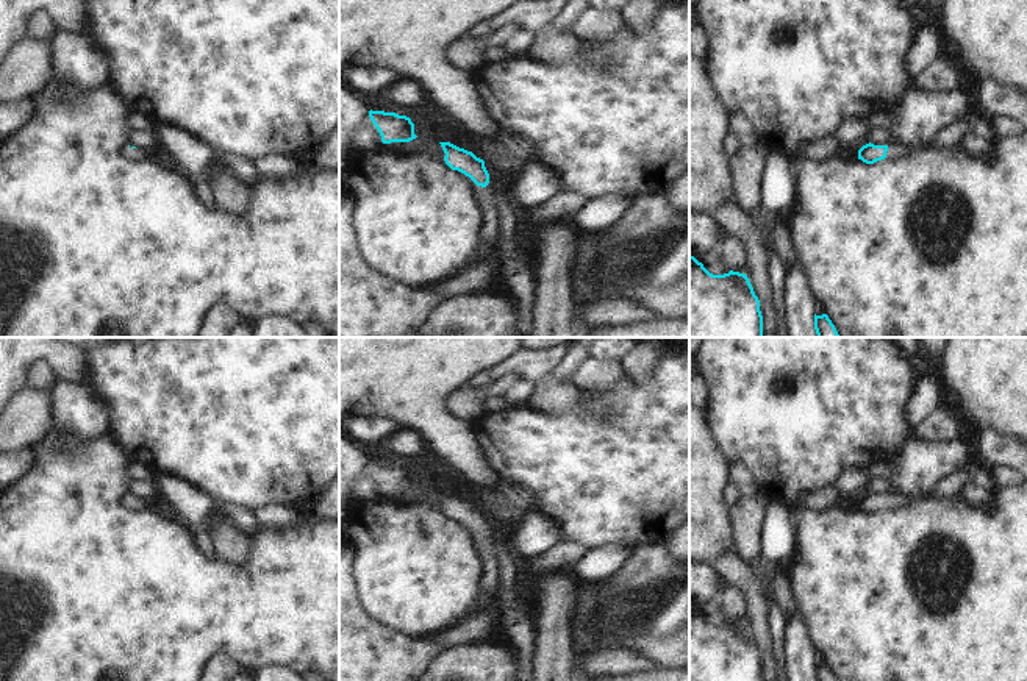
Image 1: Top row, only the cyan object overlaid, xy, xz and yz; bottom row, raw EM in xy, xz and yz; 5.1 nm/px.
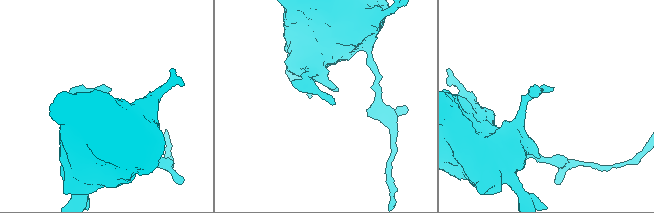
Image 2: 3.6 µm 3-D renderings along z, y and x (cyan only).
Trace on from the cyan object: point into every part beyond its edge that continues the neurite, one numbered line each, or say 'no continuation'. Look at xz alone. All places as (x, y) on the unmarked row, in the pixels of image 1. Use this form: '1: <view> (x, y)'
1: xz (493, 578)

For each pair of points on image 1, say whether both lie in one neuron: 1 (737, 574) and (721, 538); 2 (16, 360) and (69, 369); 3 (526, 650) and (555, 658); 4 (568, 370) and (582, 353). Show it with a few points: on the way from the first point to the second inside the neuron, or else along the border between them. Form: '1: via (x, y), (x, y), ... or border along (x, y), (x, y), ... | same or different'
1: border along (738, 556), (724, 556), (713, 566) | different
2: via (28, 353), (53, 353), (57, 356) | same
3: border along (535, 634), (535, 658), (532, 664) | different
4: via (571, 366), (577, 358) | same

